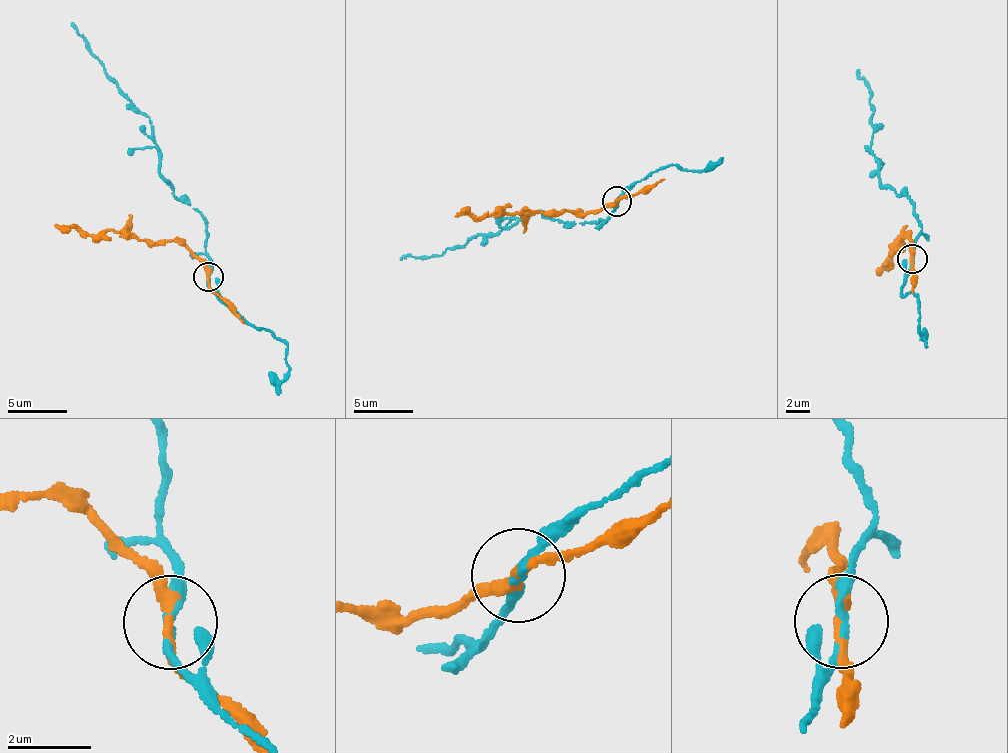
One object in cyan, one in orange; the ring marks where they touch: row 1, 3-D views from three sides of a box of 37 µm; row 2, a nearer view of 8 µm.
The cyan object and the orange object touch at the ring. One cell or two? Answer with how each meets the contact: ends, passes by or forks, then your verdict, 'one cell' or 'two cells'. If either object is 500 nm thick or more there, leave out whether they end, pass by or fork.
cyan passes by | orange passes by | two cells

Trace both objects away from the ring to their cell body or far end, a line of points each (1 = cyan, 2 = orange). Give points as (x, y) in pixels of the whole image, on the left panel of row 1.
1: (207, 276), (206, 224), (190, 205), (174, 196), (159, 170), (159, 147), (149, 117), (72, 24)
2: (207, 276), (176, 242), (135, 240), (103, 229), (96, 236), (84, 235), (55, 224)

